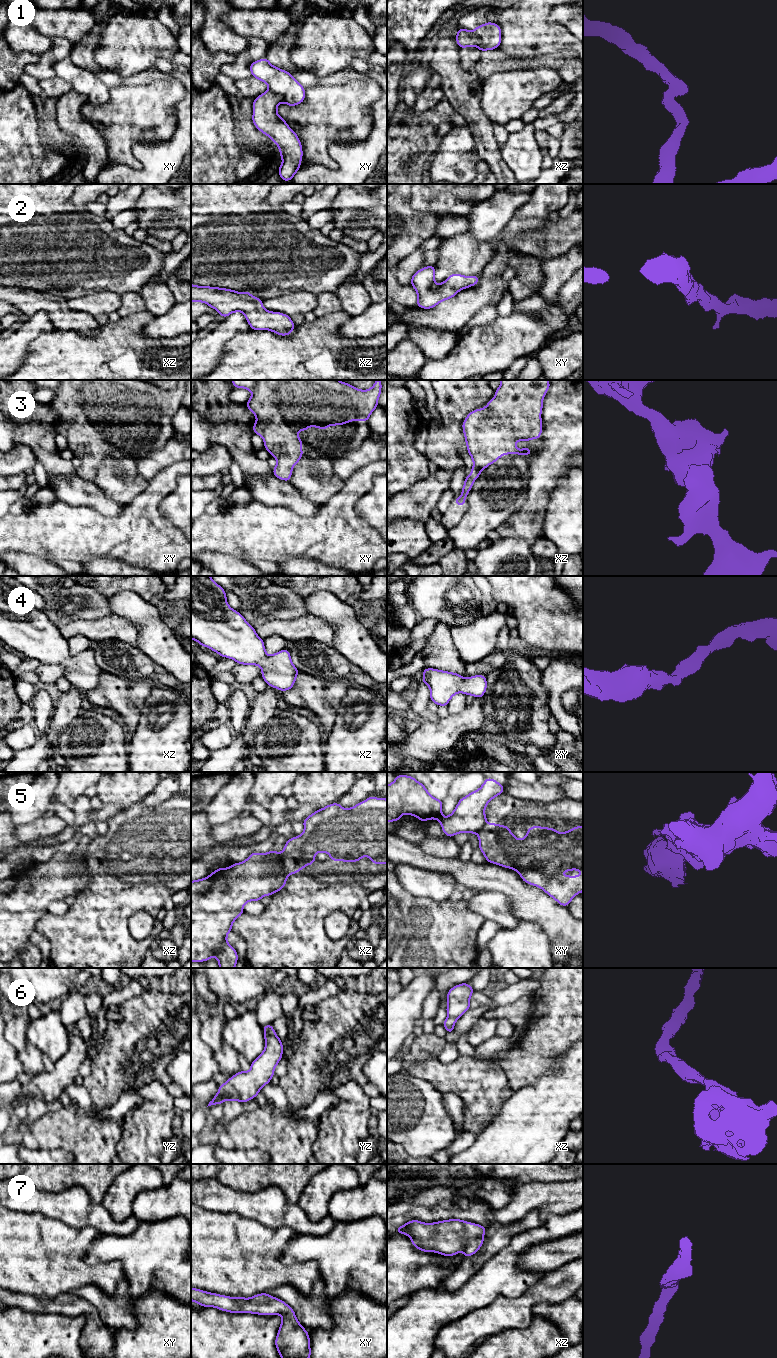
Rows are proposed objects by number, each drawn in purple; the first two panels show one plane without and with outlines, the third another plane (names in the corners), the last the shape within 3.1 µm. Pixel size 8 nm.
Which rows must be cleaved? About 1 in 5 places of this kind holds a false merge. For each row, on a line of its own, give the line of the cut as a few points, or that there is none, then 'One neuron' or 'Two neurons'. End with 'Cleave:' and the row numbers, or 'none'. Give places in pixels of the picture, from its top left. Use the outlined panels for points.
1: Split along xy (269, 88), (276, 92), (283, 100). Two neurons
2: No split. One neuron
3: No split. One neuron
4: No split. One neuron
5: Split along xz (281, 852), (281, 863), (288, 874). Two neurons
6: No split. One neuron
7: No split. One neuron
Cleave: 1, 5

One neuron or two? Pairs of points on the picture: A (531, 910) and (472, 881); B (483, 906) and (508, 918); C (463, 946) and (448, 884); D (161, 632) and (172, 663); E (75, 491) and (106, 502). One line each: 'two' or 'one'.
A: one
B: one
C: two
D: one
E: one

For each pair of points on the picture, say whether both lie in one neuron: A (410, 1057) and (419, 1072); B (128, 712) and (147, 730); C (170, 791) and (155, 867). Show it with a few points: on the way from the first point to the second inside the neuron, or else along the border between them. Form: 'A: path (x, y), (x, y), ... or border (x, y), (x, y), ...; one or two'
A: border (437, 1057), (427, 1057), (404, 1071); two
B: border (146, 699), (140, 719), (133, 733); two
C: border (176, 794), (154, 808); two

